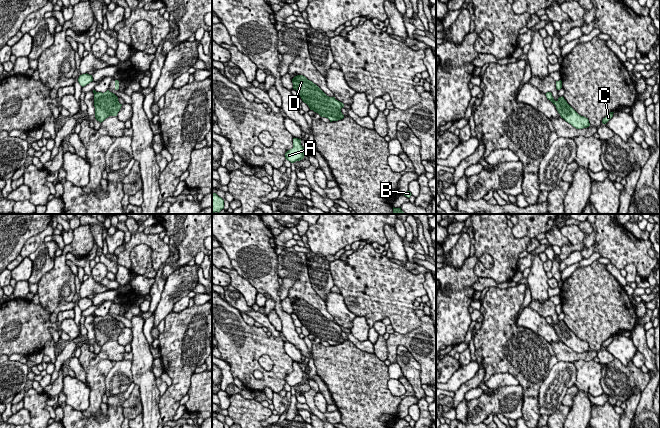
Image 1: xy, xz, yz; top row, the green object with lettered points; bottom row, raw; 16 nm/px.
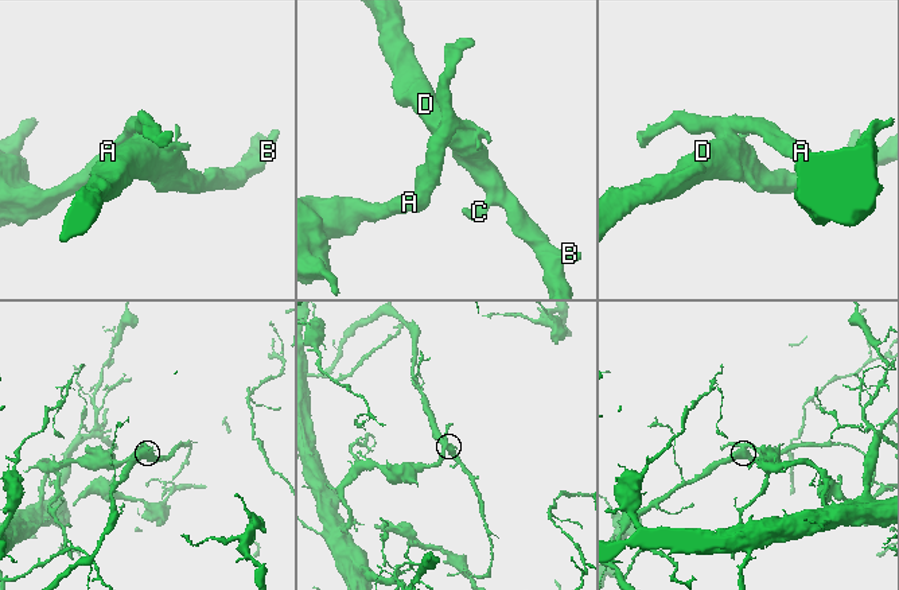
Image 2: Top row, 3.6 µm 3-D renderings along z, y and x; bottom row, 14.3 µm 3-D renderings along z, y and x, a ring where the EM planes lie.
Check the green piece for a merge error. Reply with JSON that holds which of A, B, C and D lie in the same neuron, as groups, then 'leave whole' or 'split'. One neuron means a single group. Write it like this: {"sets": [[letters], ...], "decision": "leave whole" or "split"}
{"sets": [["A"], ["B", "C", "D"]], "decision": "split"}

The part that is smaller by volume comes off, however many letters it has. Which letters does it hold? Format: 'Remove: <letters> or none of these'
Remove: B, C, D

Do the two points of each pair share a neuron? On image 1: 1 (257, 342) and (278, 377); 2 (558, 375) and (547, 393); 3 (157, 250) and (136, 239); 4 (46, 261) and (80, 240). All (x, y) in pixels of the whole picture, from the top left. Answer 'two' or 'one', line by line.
1: one
2: one
3: one
4: two

